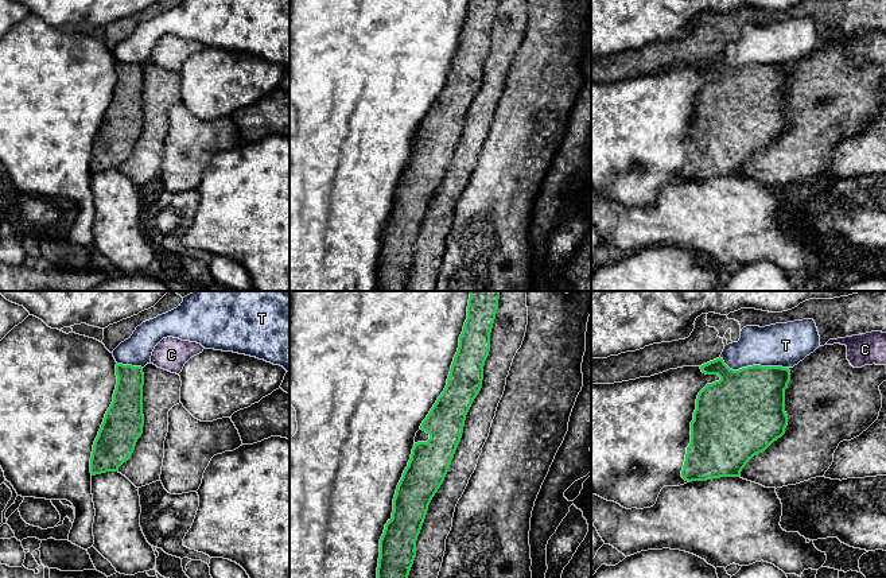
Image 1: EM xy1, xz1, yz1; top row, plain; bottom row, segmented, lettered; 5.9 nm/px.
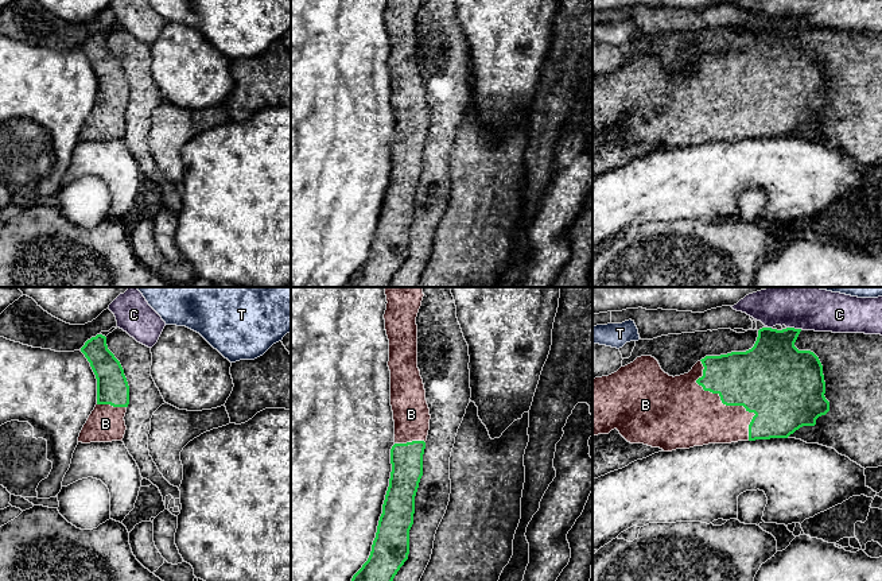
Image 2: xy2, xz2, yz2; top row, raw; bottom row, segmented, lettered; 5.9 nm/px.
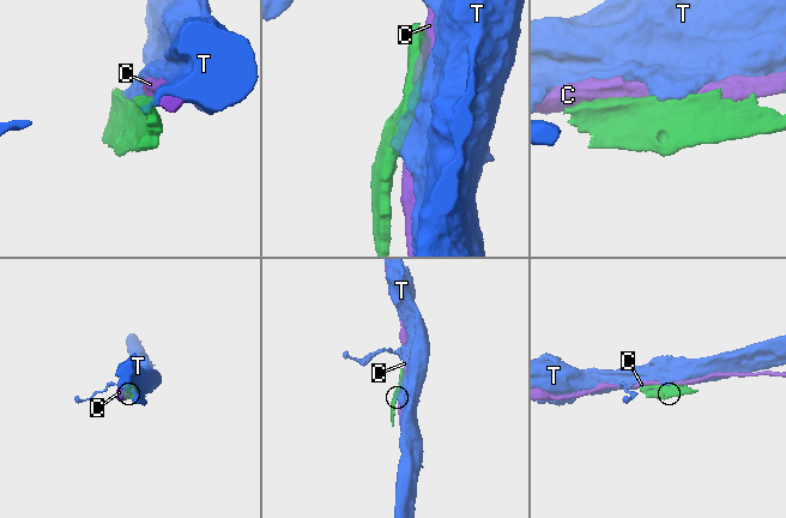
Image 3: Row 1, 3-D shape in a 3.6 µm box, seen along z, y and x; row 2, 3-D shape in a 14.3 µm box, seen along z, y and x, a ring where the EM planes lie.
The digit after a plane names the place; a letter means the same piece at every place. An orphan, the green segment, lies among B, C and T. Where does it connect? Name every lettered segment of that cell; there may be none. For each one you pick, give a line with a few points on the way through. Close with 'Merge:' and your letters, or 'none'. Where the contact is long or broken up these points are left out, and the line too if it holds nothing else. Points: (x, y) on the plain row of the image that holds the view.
Merge: B

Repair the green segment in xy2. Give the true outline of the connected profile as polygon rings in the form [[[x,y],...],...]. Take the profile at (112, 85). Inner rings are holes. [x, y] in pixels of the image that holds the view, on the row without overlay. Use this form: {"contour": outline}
{"contour": [[[97,32],[81,46],[97,77],[97,102],[83,123],[78,140],[123,139],[129,102],[129,84],[124,67],[108,47],[106,35]]]}

